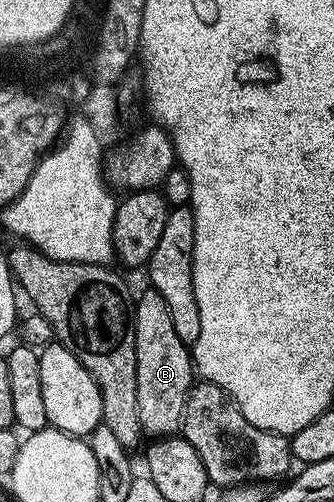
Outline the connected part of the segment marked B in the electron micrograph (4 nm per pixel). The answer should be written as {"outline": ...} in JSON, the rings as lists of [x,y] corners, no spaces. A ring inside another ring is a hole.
{"outline":[[[144,288],[144,292],[140,296],[138,293],[133,304],[137,354],[137,410],[141,410],[141,426],[148,437],[166,438],[180,431],[180,420],[187,405],[187,393],[193,387],[193,356],[188,345],[183,344],[181,338],[177,338],[177,330],[173,330],[173,317],[169,315],[169,305],[165,303],[165,298],[161,298],[155,288]]]}

